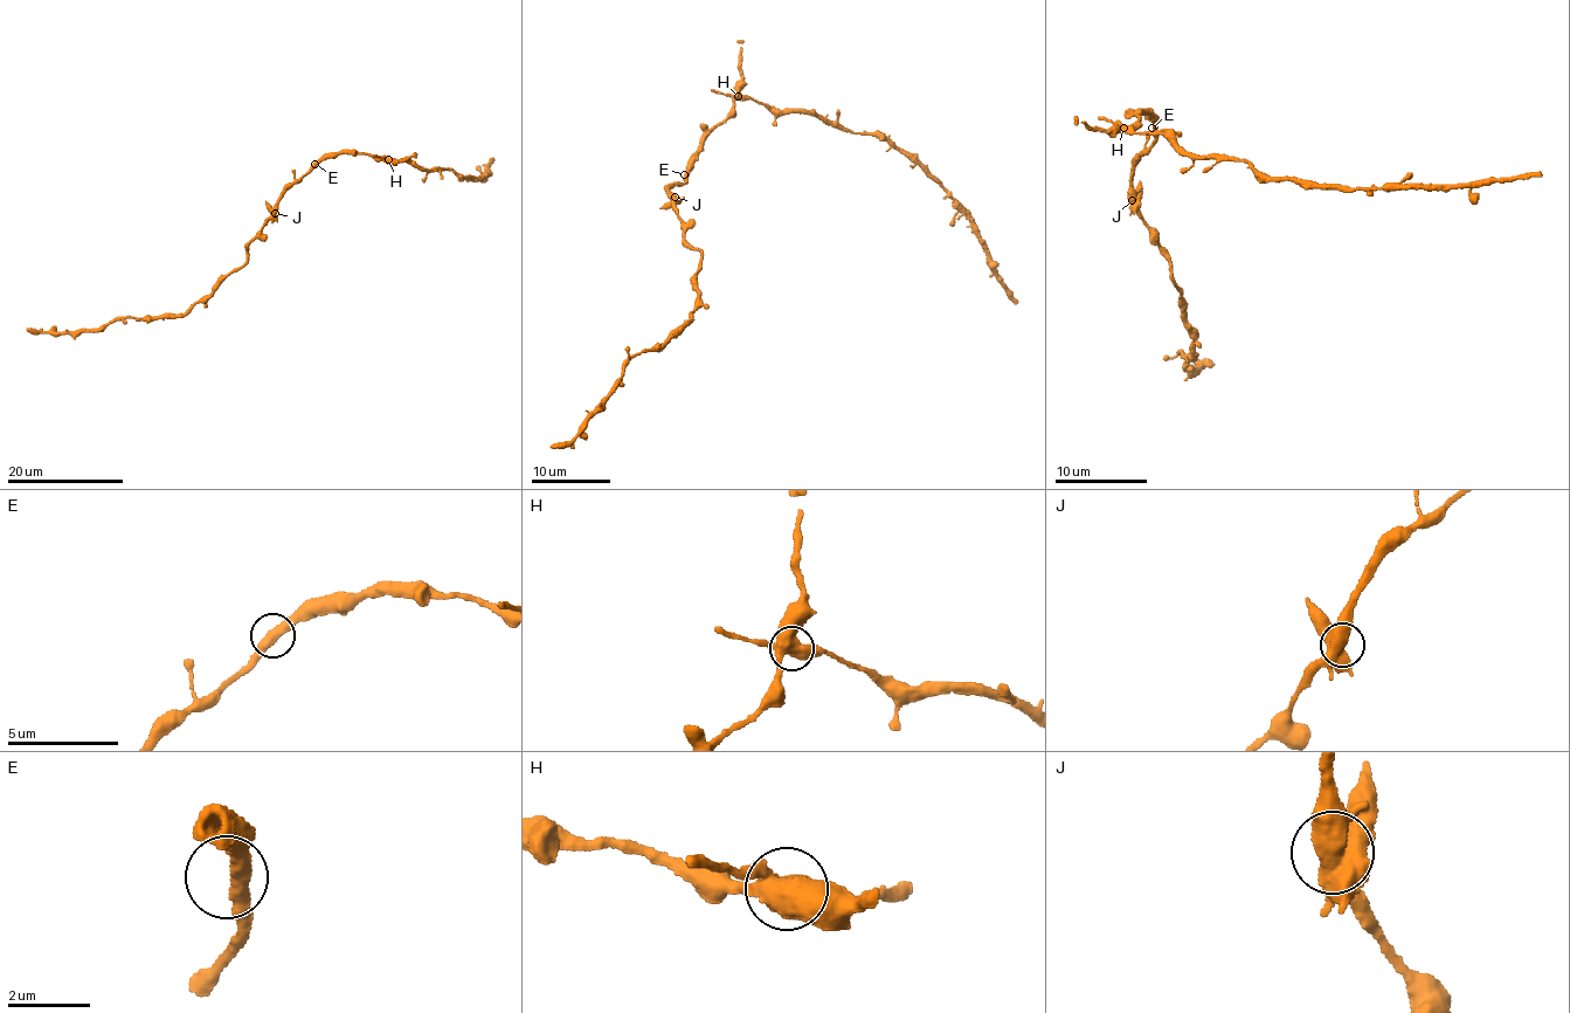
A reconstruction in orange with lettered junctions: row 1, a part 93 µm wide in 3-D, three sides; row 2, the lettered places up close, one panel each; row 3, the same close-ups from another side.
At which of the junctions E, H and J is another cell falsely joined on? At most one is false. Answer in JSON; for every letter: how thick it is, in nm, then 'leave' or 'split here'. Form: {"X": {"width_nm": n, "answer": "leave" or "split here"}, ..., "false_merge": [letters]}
{"E": {"width_nm": 400, "answer": "leave"}, "H": {"width_nm": 550, "answer": "split here"}, "J": {"width_nm": 550, "answer": "leave"}, "false_merge": ["H"]}

